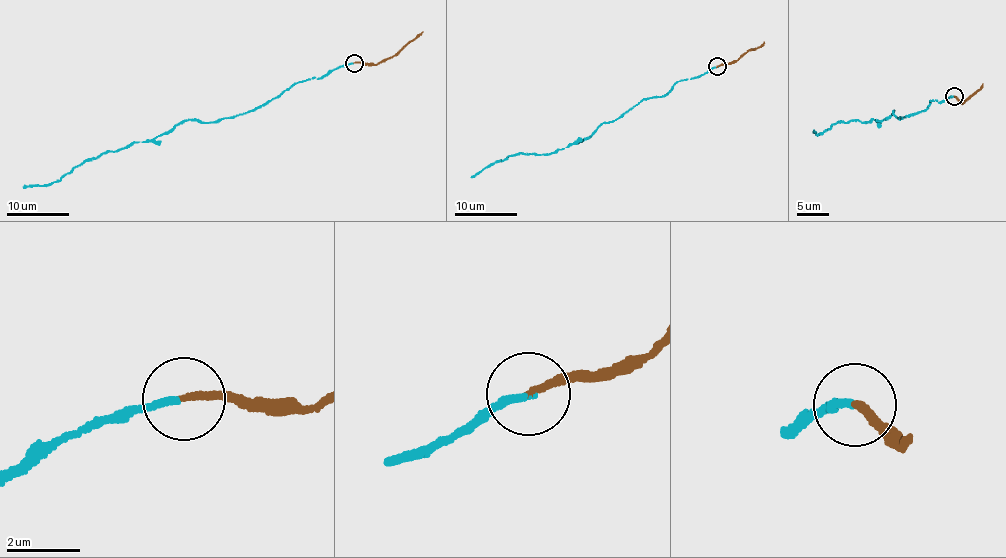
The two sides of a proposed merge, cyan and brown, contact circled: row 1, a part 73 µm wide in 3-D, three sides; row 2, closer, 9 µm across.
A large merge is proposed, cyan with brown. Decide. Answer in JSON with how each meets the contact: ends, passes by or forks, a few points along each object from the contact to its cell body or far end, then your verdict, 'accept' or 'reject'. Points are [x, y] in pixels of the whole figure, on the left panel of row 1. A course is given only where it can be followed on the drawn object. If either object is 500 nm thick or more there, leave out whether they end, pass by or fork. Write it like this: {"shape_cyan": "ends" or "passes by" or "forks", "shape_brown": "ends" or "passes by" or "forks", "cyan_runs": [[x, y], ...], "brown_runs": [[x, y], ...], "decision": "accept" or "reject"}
{"shape_cyan": "ends", "shape_brown": "ends", "cyan_runs": [[354, 63], [303, 80], [248, 111], [216, 121], [189, 119], [83, 161], [52, 183], [22, 187]], "brown_runs": [[354, 63], [377, 64], [396, 56], [422, 31]], "decision": "accept"}

